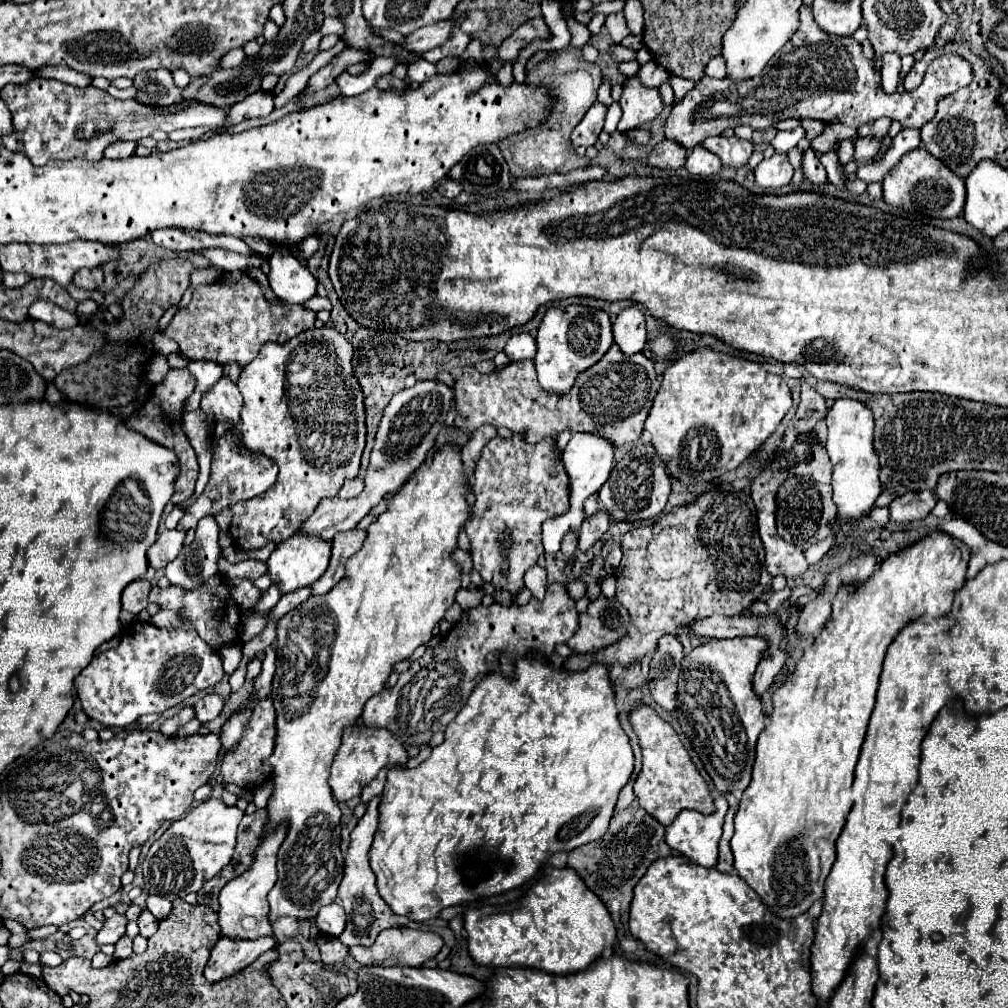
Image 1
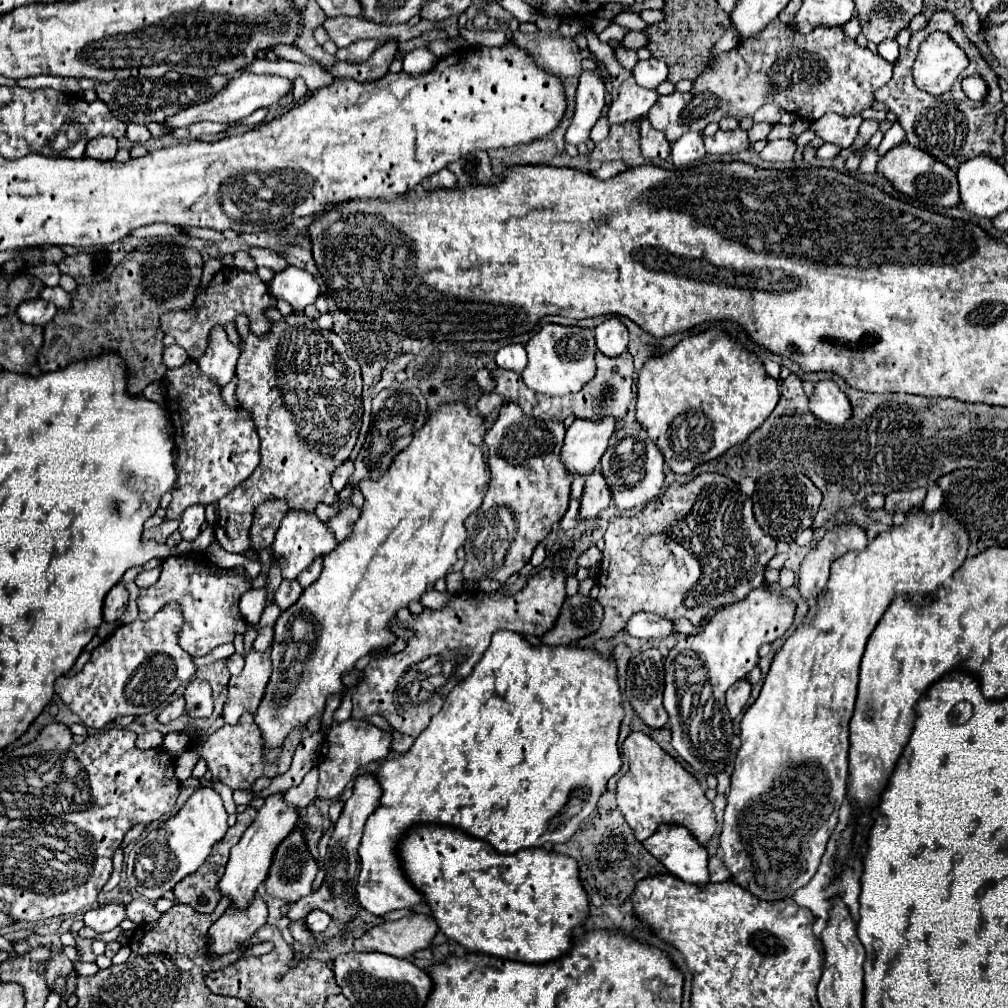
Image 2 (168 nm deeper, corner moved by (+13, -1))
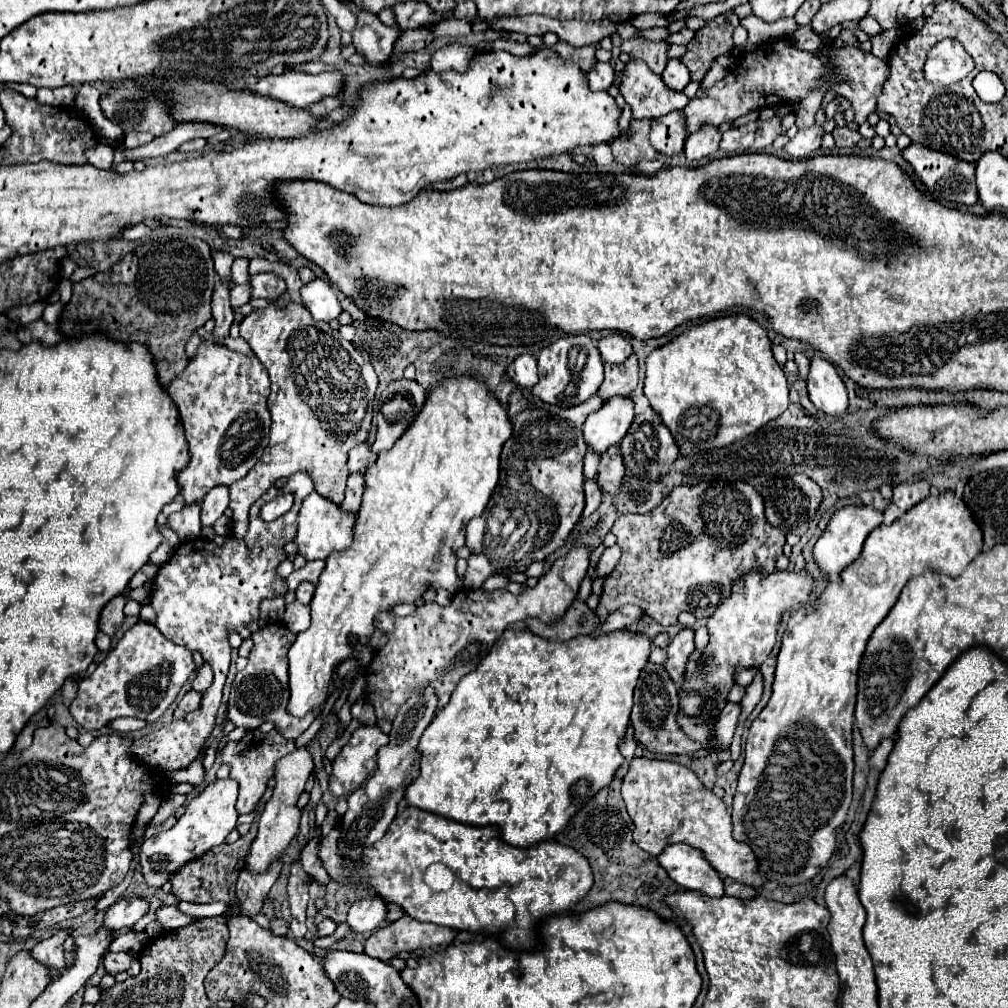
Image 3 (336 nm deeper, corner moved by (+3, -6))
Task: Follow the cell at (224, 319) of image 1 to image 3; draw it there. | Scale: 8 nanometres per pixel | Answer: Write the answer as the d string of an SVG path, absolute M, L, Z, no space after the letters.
M258 273L250 277L250 283L252 283L252 297L266 297L270 301L286 293L284 279L274 273Z

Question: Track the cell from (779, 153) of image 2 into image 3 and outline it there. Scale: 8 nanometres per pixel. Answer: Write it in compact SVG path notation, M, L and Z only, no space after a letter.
M826 119L822 125L820 125L820 123L814 123L814 125L808 127L808 129L800 129L800 131L796 133L796 137L790 139L788 145L784 147L786 155L788 155L790 159L794 159L794 161L806 159L806 157L814 155L814 153L820 149L820 145L822 145L822 135L824 135L824 133L832 133L834 127L836 127L834 119Z

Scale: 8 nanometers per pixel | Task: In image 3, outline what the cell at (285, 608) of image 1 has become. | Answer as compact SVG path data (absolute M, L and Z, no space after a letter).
M300 583L300 587L296 589L296 599L304 605L308 605L312 601L312 595L314 595L314 589L316 585L314 583Z

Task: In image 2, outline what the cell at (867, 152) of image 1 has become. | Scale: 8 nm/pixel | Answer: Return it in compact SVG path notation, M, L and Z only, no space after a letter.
M864 120L862 126L860 126L860 130L858 130L858 136L856 136L852 148L862 148L862 146L874 136L876 130L878 130L878 122L874 122L874 120Z

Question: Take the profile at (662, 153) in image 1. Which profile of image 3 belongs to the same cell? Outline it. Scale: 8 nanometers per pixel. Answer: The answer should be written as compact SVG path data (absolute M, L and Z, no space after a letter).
M680 111L652 119L650 143L654 145L654 149L658 153L672 157L672 155L678 155L684 149L684 141L688 137L684 119L686 117L682 117Z

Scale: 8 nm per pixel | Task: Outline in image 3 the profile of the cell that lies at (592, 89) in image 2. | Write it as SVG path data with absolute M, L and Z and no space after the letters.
M596 61L586 75L588 75L588 81L590 81L590 89L592 91L606 91L612 85L614 69L612 69L610 63Z

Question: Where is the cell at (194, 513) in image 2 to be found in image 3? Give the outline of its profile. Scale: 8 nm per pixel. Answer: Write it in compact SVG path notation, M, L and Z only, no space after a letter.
M218 485L210 489L210 493L202 501L202 525L212 525L228 507L228 493L226 485Z

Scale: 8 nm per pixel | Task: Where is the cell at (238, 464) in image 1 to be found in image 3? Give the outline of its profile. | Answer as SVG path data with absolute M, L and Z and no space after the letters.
M204 341L196 355L190 359L188 367L174 377L168 385L168 393L178 405L186 441L190 445L190 461L182 473L178 473L178 483L182 487L184 503L200 503L204 495L216 485L232 485L234 481L242 479L262 457L264 447L268 445L270 433L270 411L266 405L270 393L270 381L264 365L258 357L246 357L226 347L214 345L212 341Z

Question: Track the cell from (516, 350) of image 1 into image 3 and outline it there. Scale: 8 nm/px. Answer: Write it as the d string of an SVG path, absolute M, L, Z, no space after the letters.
M518 355L508 367L508 375L520 387L534 387L538 383L538 369L534 355Z

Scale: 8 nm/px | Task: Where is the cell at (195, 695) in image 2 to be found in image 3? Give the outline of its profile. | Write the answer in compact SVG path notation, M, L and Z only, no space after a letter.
M204 663L204 665L200 665L196 669L196 677L192 681L192 687L202 693L202 691L206 691L210 687L210 683L212 683L212 669L210 669L210 665Z

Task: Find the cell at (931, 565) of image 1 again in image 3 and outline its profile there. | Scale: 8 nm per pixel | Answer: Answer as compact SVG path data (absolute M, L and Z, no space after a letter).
M944 491L940 495L930 495L926 497L926 501L920 501L918 505L914 505L914 509L908 509L902 517L898 517L894 523L890 525L880 525L878 529L874 529L874 533L870 533L870 537L866 539L866 545L860 553L860 557L850 563L836 581L832 581L824 593L816 599L814 605L810 607L800 607L794 609L790 615L790 621L786 625L784 637L782 637L782 647L778 653L778 665L776 665L776 677L774 677L774 685L772 685L772 697L768 701L768 705L762 709L762 713L752 721L750 729L748 729L748 739L746 739L746 747L744 747L744 765L738 777L738 791L734 795L734 805L732 805L732 821L734 821L734 837L742 843L748 843L750 849L756 853L760 871L764 871L764 875L774 883L774 885L798 885L798 883L806 883L812 877L818 875L820 867L826 867L834 849L836 849L836 831L842 827L850 801L852 801L852 771L854 771L854 761L852 761L852 727L854 727L854 707L856 707L856 683L858 683L858 665L860 665L860 657L866 649L866 643L874 631L874 627L890 613L890 607L896 603L902 587L910 581L910 577L926 571L926 569L934 569L940 575L946 577L956 577L960 575L960 571L982 551L982 531L978 529L978 525L972 521L972 513L970 509L966 509L966 503L954 495L954 491Z

